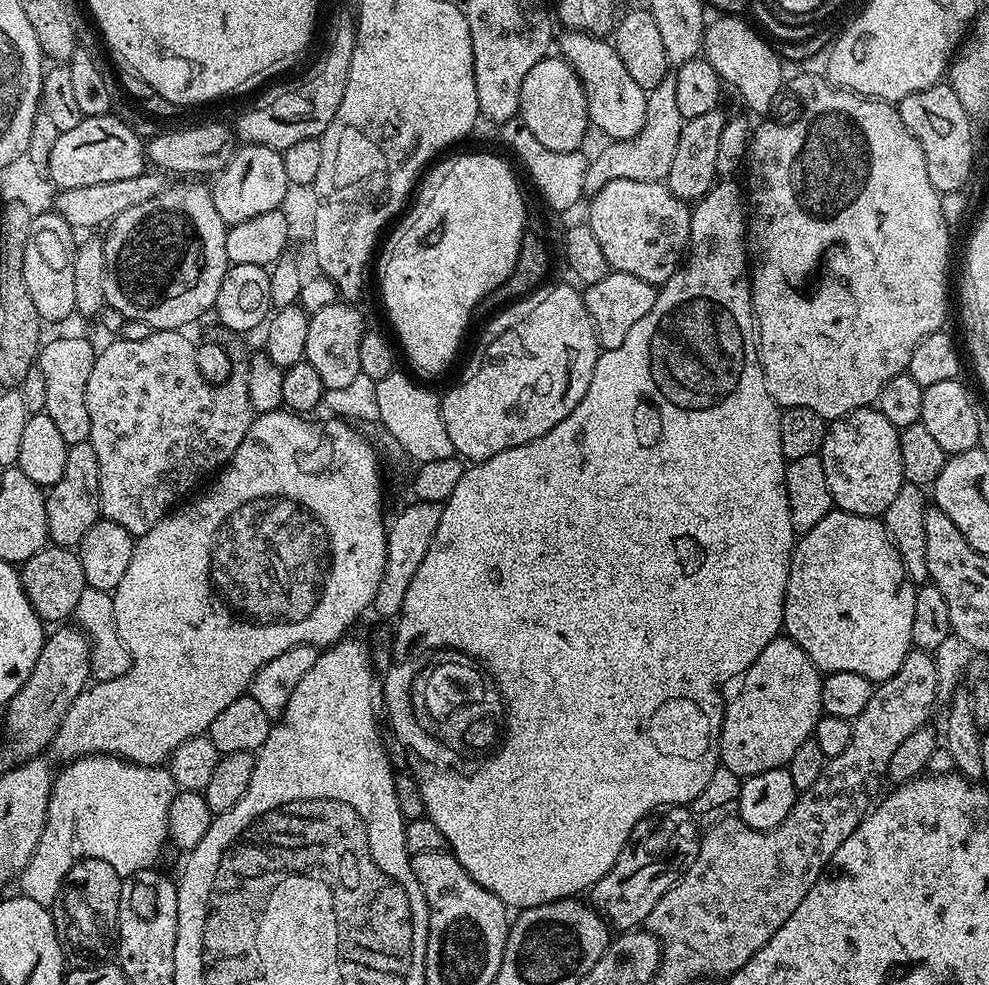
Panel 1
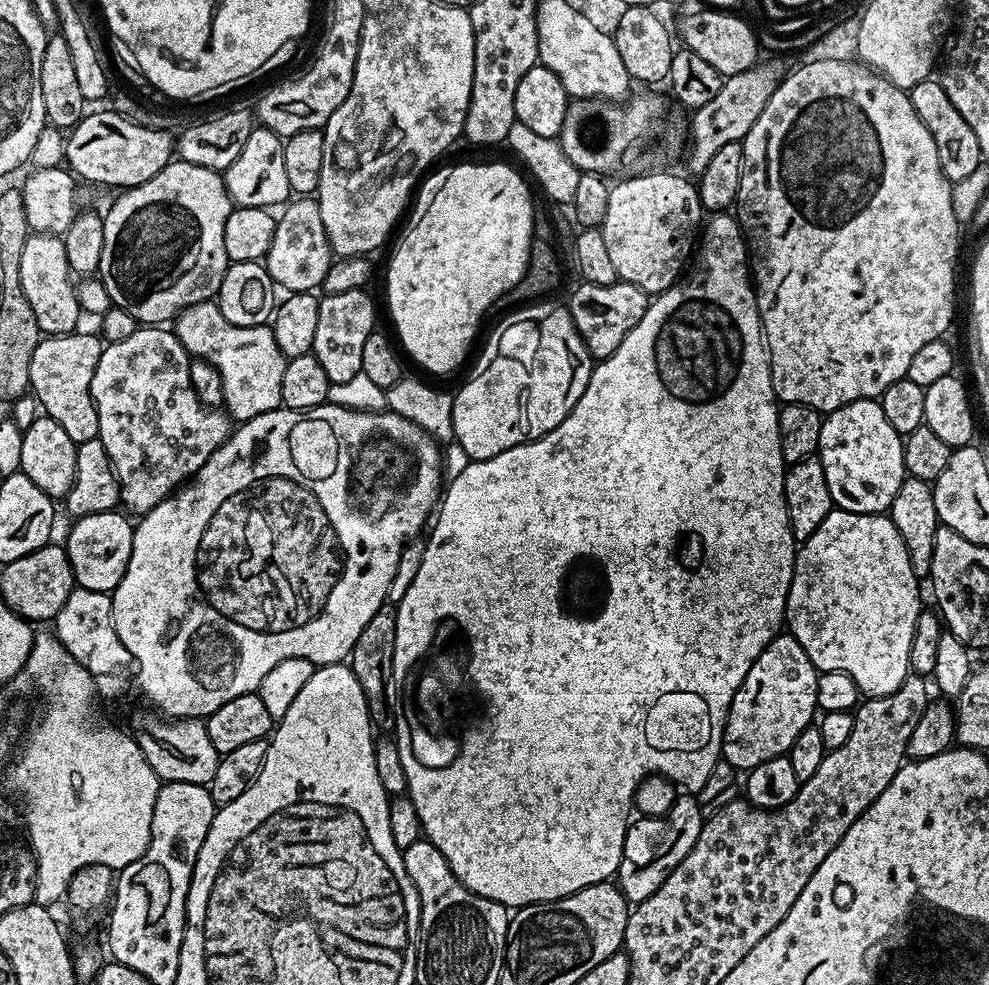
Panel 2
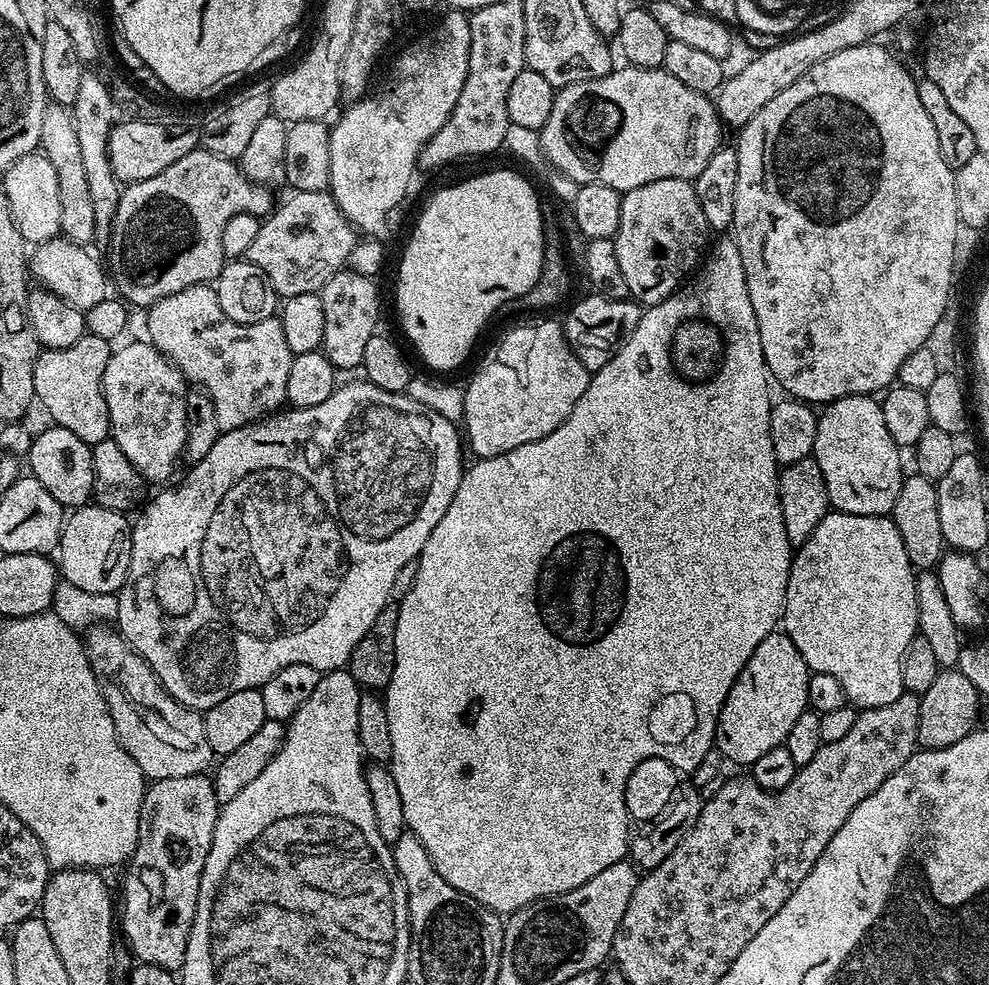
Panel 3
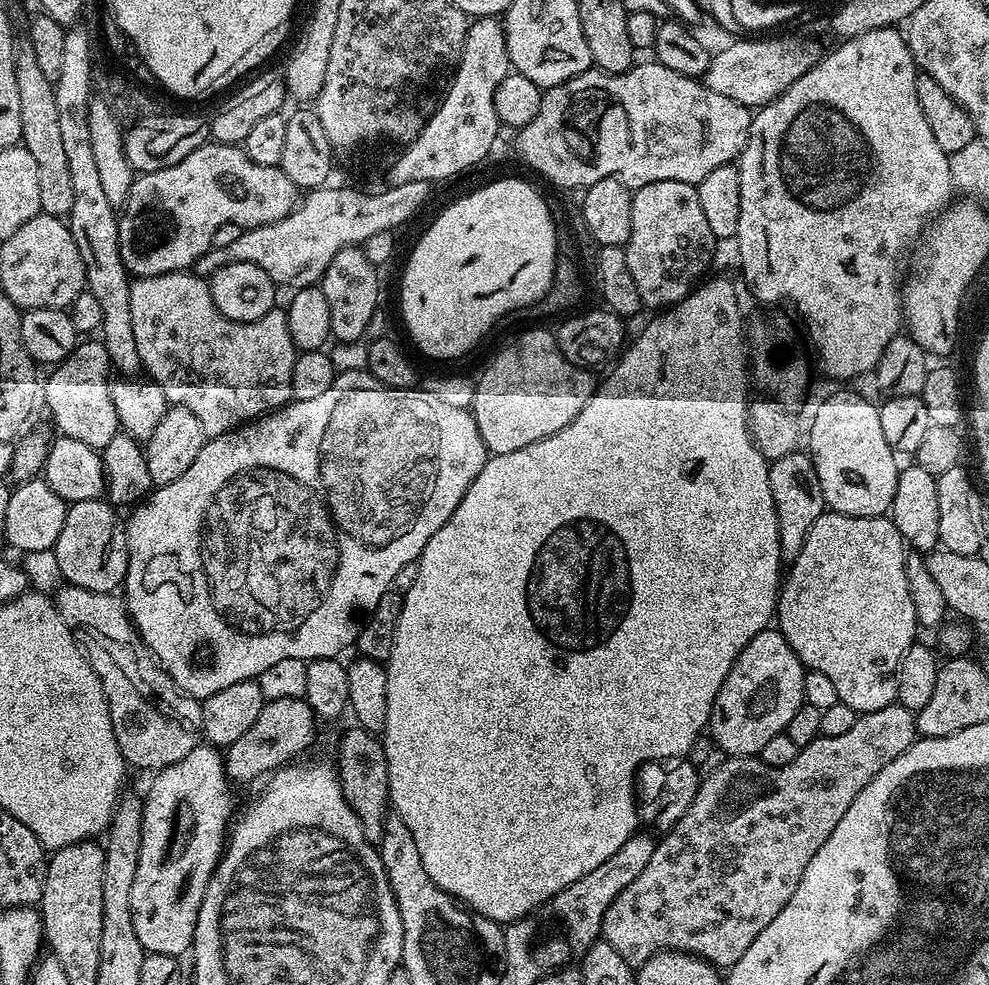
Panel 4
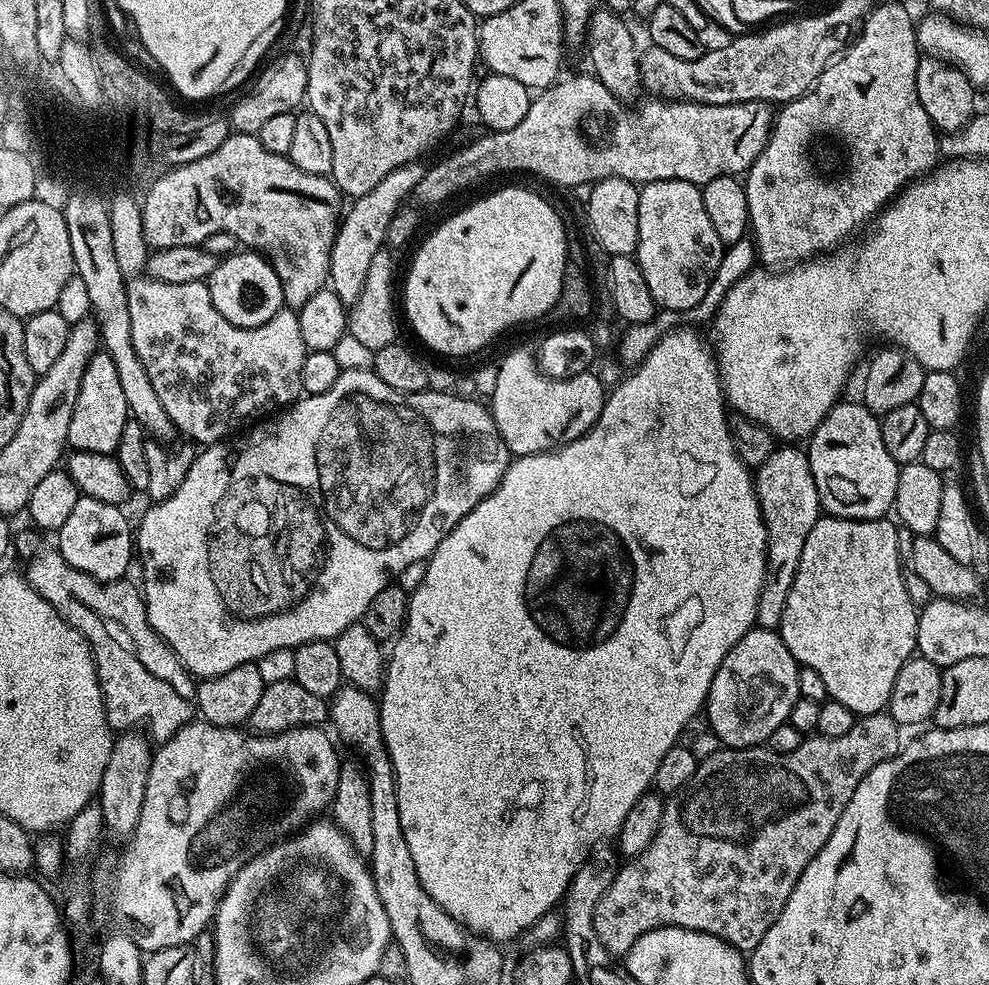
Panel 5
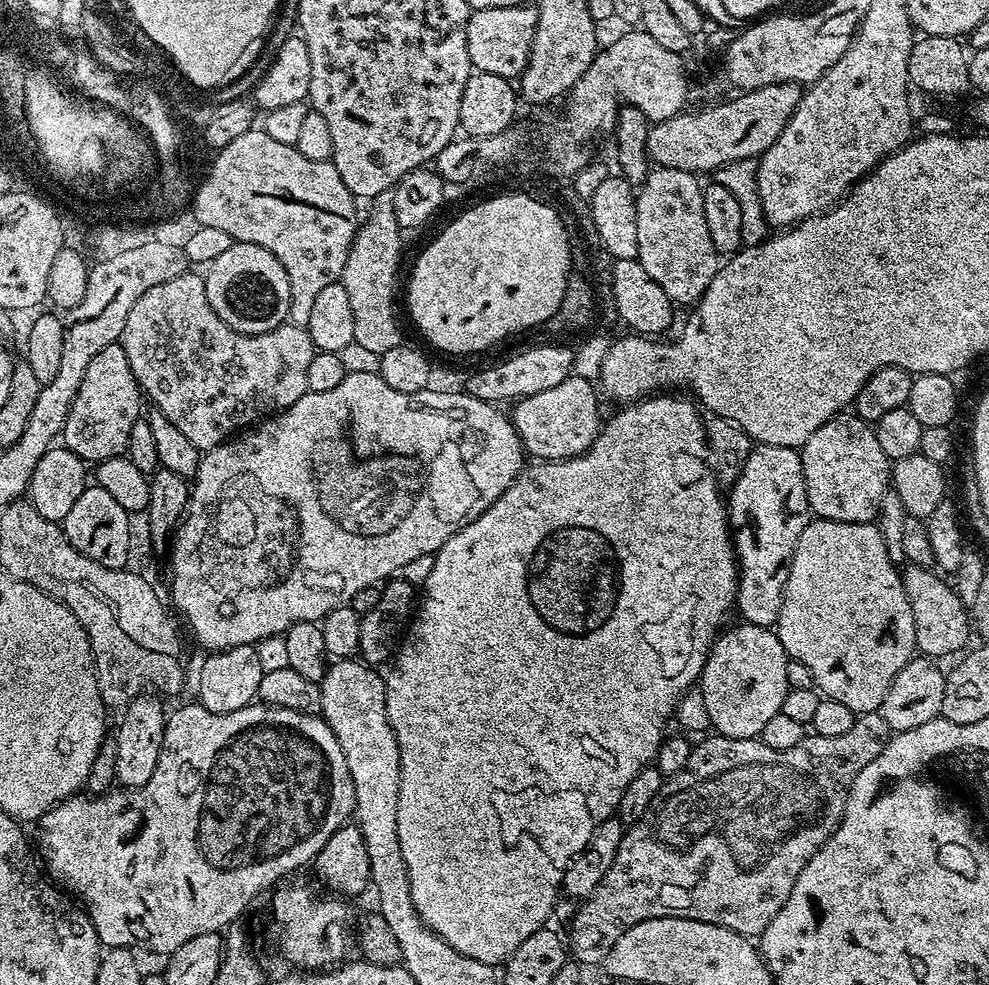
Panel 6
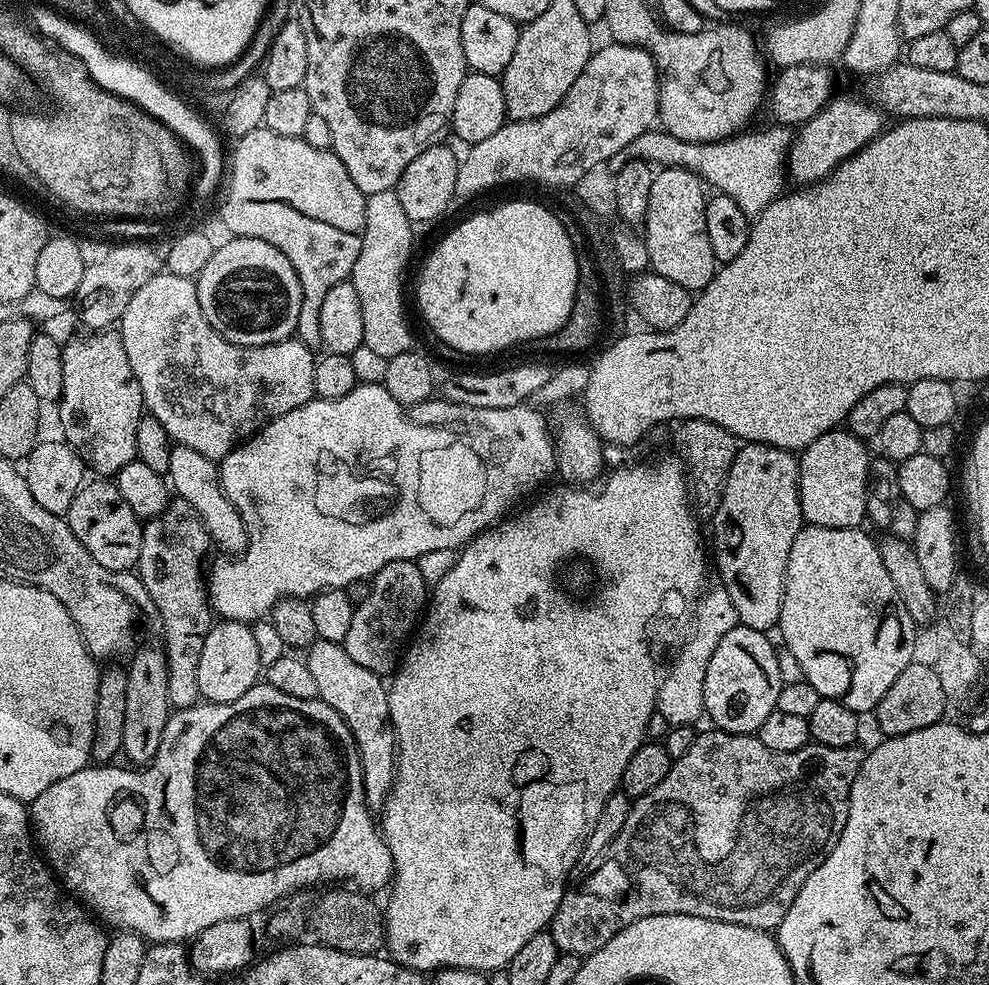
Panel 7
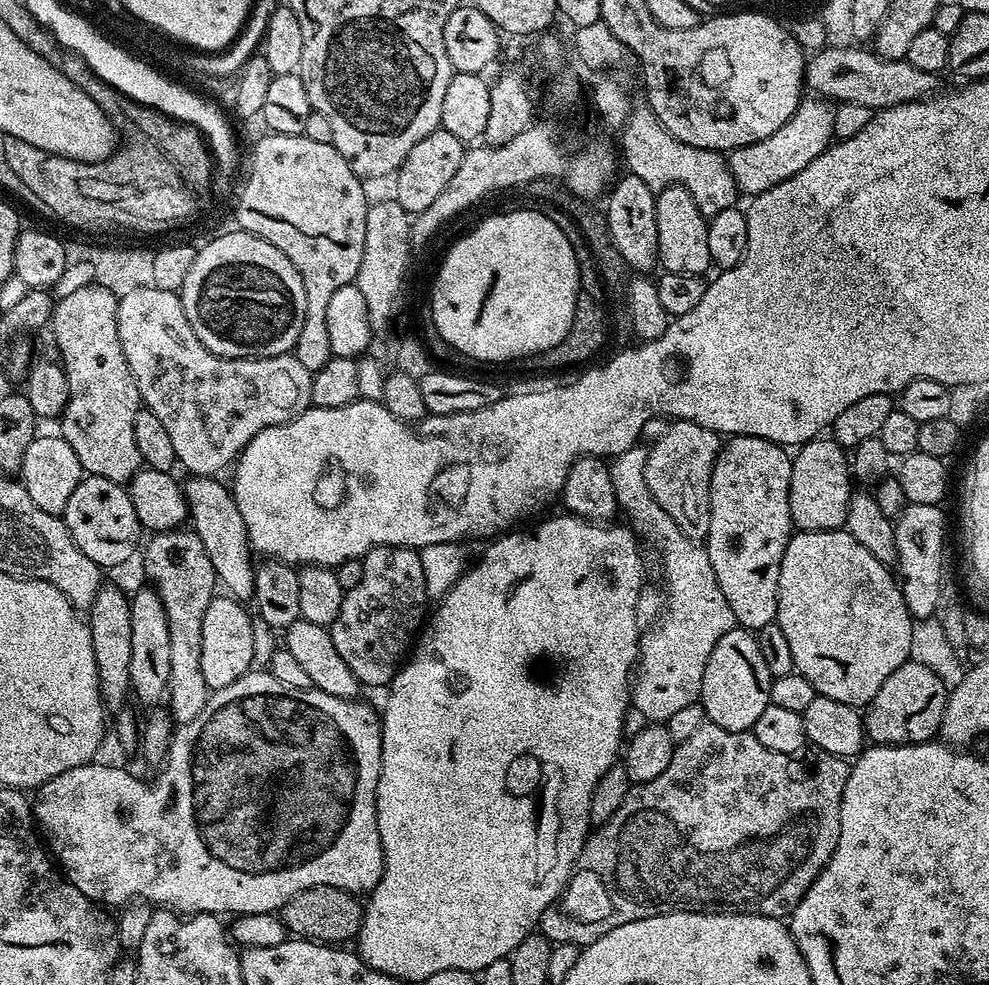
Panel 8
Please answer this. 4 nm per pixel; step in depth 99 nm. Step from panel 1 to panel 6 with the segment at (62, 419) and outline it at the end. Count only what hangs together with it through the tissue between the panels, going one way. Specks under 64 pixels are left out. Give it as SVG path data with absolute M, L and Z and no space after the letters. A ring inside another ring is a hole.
M123 343L106 346L106 350L90 358L90 366L86 366L77 393L68 405L68 417L62 433L63 447L69 448L79 460L85 462L99 462L125 455L130 430L142 416L140 400L140 386L130 370L130 358L126 358Z

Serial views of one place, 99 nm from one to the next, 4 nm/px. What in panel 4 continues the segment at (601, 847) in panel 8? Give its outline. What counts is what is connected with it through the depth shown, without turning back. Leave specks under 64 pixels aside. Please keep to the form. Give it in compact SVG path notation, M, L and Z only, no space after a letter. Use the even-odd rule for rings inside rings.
M893 702L882 706L882 710L857 715L846 734L820 735L786 766L771 768L756 756L721 759L721 764L701 779L698 794L680 821L659 837L642 874L606 910L603 943L614 946L621 958L629 962L643 962L661 950L691 950L710 964L737 964L750 942L782 914L790 894L798 890L810 858L834 834L834 826L842 822L850 802L882 766L894 762L917 738L915 715L906 706Z

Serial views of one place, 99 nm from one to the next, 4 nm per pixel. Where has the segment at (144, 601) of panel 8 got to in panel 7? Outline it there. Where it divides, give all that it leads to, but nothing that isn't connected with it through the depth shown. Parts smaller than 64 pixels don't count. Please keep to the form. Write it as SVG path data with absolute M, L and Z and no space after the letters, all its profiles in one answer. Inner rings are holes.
M144 648L131 657L132 665L126 668L126 726L122 726L123 755L133 760L133 765L147 766L151 764L158 746L162 742L162 734L166 730L166 722L170 715L167 694L168 664L165 653L152 648Z

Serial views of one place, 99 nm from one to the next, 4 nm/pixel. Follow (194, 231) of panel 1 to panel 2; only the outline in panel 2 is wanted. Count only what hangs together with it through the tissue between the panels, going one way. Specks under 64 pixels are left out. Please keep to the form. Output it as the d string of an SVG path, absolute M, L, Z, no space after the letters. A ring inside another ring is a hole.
M176 158L173 159L172 163L165 166L165 168L158 170L158 174L154 174L154 178L150 178L133 188L123 189L117 196L120 197L109 206L108 212L105 211L103 213L102 258L100 259L98 269L98 278L104 283L106 294L111 298L113 305L126 310L126 314L133 316L141 325L164 326L169 322L175 321L180 311L184 308L194 306L203 300L213 299L220 291L222 278L226 274L230 263L226 254L226 242L222 239L222 230L226 230L226 218L230 218L234 205L230 197L228 197L223 175L210 170L206 166L194 166L194 162L186 162L185 160Z

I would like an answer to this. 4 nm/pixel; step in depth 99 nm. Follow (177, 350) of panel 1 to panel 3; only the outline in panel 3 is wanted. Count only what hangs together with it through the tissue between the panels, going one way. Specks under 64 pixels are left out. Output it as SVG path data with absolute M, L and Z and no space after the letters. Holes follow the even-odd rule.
M136 340L133 344L121 343L119 345L121 348L117 347L113 351L102 374L102 390L110 418L110 438L118 442L122 454L126 454L126 458L130 460L130 466L134 466L134 470L138 472L141 479L145 482L153 480L156 486L160 486L173 479L172 467L175 466L176 459L179 461L184 454L188 429L186 381L177 368L153 344L141 340Z

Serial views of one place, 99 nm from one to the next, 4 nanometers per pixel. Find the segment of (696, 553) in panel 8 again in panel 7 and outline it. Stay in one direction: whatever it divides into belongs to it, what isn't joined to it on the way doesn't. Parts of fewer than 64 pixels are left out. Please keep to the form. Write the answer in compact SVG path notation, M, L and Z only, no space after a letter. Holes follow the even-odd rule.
M716 586L716 589L712 593L710 592L699 601L698 607L695 609L696 630L694 636L675 658L668 676L665 680L663 677L657 689L657 711L659 715L662 714L663 718L668 721L666 723L671 727L689 727L695 725L694 722L700 718L703 719L705 715L706 666L709 665L718 642L726 633L738 627L734 602L730 602L730 594L726 594L723 586Z

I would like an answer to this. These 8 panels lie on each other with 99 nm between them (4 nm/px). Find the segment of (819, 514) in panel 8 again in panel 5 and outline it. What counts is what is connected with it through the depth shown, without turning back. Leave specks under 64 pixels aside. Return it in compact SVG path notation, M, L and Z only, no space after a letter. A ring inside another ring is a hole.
M837 403L806 444L820 507L844 520L882 520L893 511L901 465L890 458L882 442L880 420L863 403Z

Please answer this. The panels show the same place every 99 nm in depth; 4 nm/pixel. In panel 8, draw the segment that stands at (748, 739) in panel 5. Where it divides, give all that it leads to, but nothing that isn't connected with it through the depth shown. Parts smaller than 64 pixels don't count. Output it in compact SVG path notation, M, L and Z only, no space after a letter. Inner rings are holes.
M735 627L722 635L710 653L702 677L699 703L704 705L704 715L711 723L722 726L722 730L746 732L762 715L770 703L768 695L774 677L766 670L762 650L758 650L755 635L749 629Z

